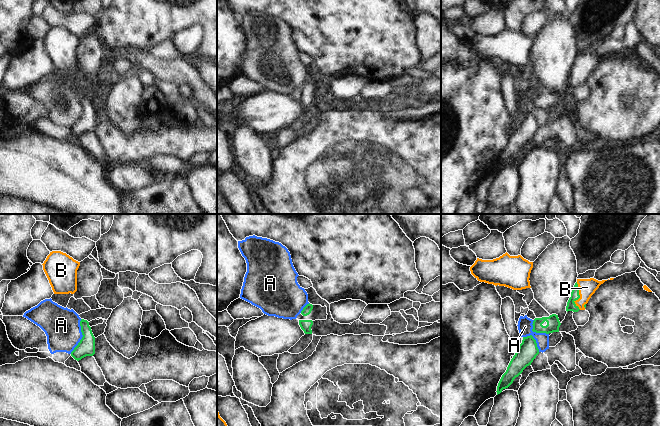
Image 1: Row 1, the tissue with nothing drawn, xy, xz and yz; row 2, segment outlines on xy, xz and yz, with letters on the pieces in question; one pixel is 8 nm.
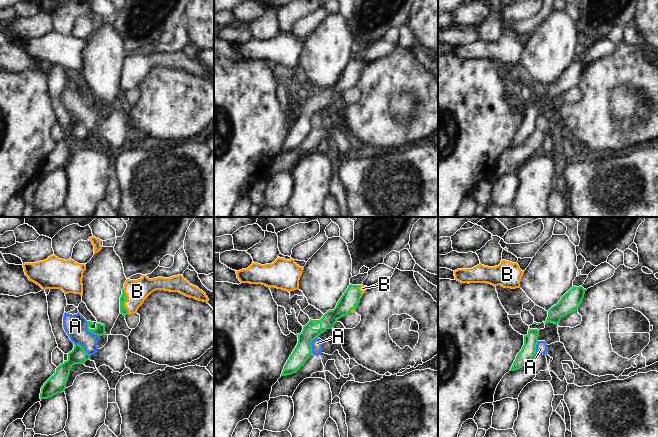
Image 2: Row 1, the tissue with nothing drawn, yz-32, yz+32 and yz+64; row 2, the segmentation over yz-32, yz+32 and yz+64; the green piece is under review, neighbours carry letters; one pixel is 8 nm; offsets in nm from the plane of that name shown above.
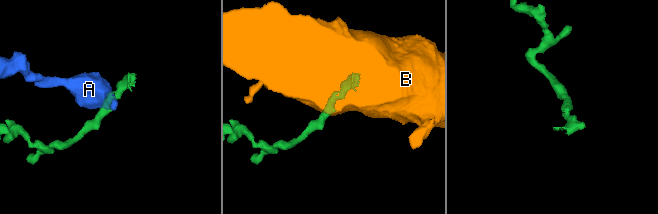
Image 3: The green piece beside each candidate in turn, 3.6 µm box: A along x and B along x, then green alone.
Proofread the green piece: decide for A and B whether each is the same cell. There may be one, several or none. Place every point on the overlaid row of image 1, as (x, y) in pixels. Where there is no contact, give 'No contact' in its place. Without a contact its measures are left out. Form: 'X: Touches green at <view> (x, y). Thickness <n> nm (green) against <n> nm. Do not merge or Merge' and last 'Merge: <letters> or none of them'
A: Touches green at xy (83, 336). Thickness 140 nm (green) against 300 nm. Do not merge
B: Touches green at yz (579, 296). Thickness 80 nm (green) against 140 nm. Merge
Merge: B

